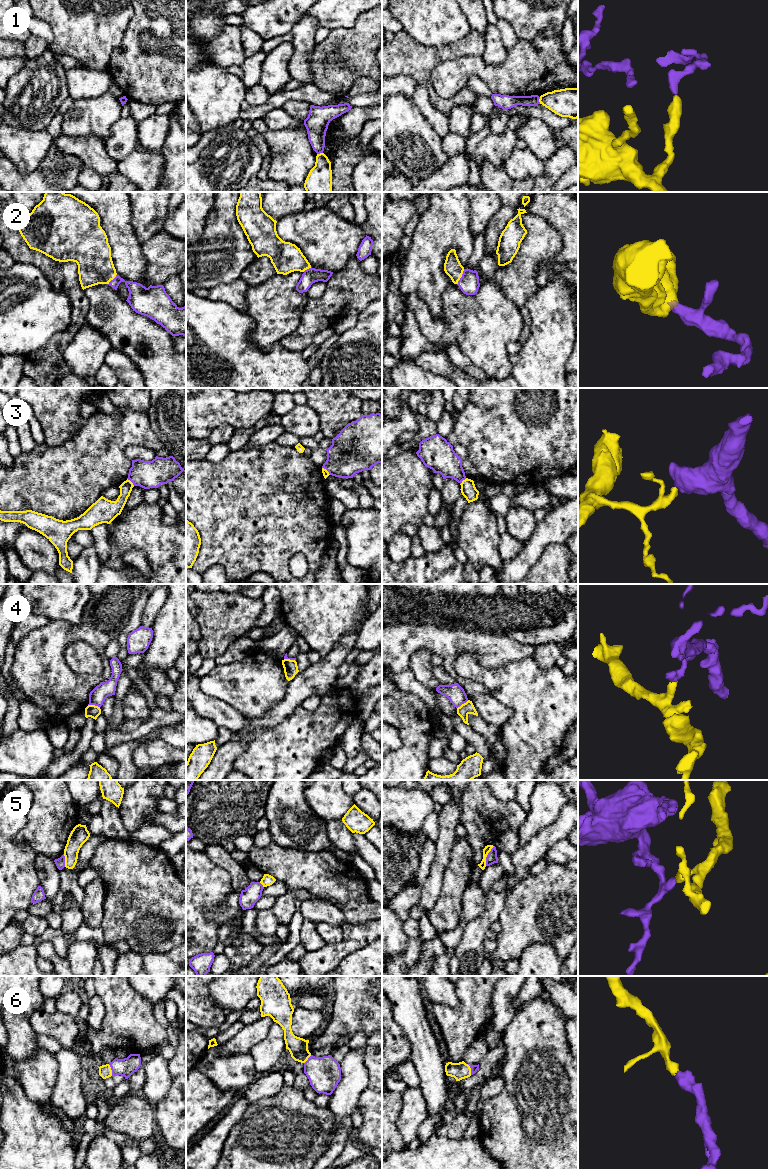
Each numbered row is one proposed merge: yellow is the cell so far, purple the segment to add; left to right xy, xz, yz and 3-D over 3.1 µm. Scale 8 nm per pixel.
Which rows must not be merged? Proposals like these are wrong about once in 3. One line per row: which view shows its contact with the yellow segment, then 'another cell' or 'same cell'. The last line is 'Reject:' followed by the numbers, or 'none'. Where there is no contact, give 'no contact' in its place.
1: yz | another cell
2: yz | same cell
3: xy | another cell
4: xy | another cell
5: yz | another cell
6: xy | same cell
Reject: 1, 3, 4, 5

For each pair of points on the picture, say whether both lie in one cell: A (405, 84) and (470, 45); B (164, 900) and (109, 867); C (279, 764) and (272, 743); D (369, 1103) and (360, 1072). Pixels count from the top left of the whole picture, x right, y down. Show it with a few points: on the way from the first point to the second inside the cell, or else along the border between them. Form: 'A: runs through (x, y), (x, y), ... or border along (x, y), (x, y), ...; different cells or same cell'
A: border along (392, 76), (408, 75), (418, 85); different cells
B: runs through (150, 888), (128, 867), (123, 867); same cell
C: runs through (279, 759), (272, 748); same cell
D: border along (365, 1064), (368, 1084), (361, 1093), (356, 1107); different cells

